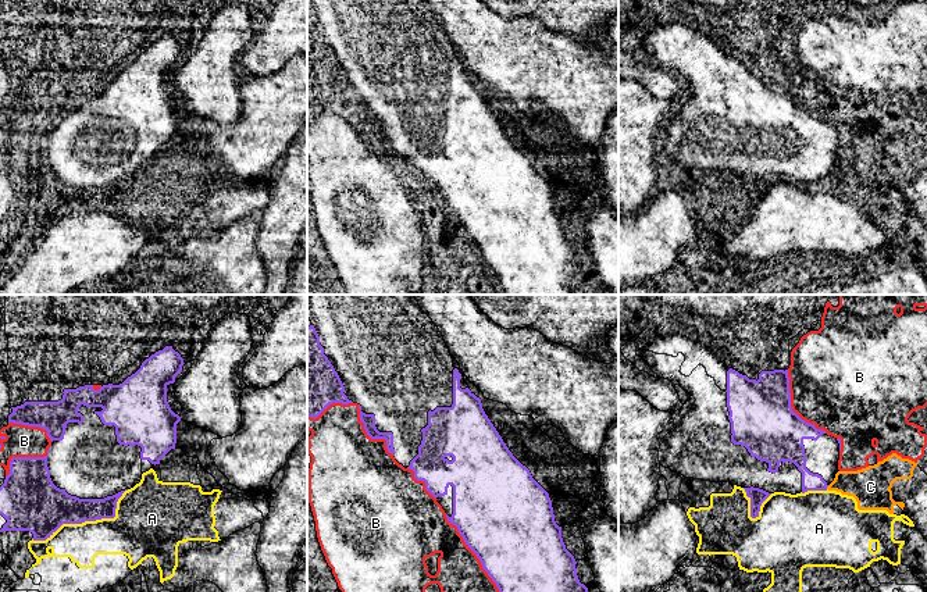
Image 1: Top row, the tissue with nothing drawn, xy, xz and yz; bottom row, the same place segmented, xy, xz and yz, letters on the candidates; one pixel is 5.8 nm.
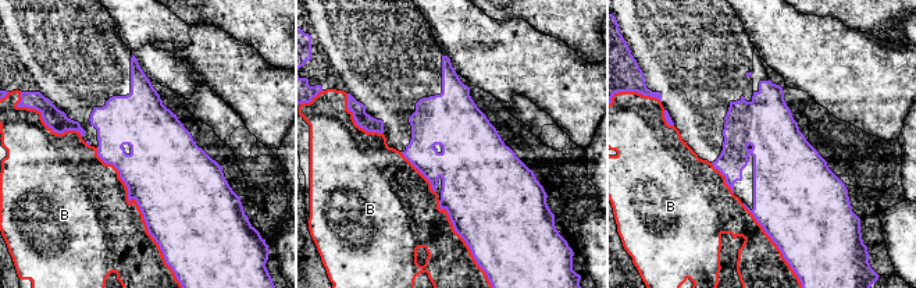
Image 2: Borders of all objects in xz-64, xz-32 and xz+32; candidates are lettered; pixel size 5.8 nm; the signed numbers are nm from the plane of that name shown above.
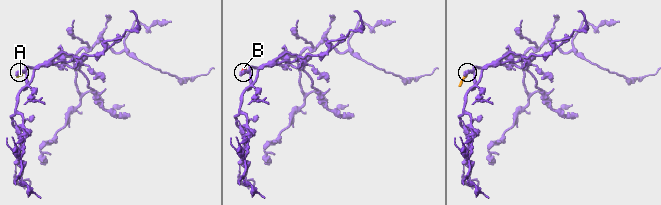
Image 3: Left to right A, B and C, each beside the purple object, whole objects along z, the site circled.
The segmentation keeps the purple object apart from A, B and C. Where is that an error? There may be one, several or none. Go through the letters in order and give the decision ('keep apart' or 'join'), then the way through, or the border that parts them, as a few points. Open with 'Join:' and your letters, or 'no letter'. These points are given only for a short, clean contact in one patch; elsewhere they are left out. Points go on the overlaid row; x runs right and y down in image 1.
Join: no letter
A: keep apart
B: keep apart
C: keep apart | along yz (829, 485), (826, 488)

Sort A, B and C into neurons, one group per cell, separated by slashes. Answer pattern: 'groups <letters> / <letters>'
groups A / B / C

